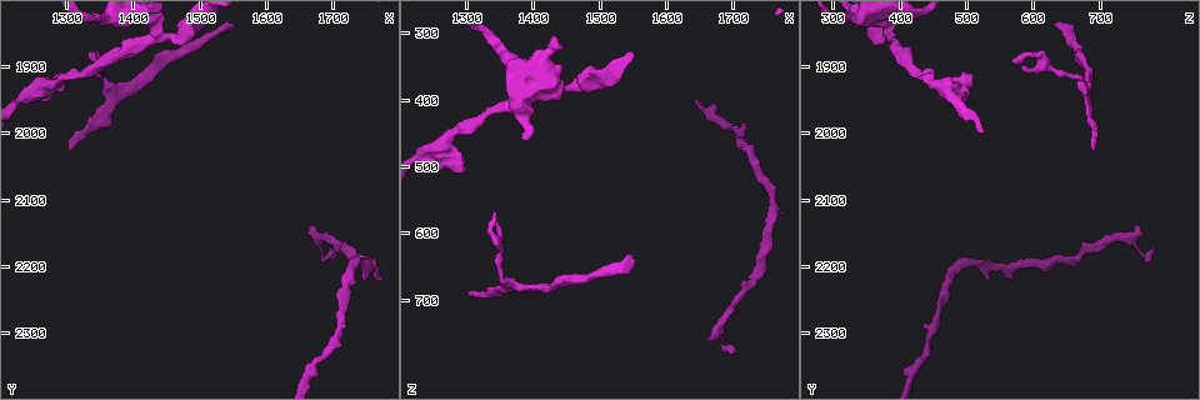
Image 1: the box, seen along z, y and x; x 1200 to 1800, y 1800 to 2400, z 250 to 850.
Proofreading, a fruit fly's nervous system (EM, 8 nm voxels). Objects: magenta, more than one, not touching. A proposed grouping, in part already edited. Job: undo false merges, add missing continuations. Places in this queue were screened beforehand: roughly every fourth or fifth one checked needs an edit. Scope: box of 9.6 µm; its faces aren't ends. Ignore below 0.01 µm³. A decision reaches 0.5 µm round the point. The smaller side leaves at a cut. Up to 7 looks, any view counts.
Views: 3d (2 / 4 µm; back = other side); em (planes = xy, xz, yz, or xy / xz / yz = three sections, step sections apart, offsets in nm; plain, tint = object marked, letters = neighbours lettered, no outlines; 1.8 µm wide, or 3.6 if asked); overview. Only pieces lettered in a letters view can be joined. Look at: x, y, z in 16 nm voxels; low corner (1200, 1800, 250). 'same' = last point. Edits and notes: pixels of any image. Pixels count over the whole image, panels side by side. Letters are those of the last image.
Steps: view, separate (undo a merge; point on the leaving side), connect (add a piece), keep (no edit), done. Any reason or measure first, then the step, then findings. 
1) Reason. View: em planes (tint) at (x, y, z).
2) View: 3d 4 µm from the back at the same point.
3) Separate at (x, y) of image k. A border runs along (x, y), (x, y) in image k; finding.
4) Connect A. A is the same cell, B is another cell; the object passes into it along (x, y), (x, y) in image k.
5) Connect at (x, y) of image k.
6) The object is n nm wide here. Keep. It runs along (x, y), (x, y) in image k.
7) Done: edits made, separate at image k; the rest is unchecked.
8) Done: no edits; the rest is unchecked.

Thin end. View: em planes (letters) at (1345, 1900, 585).

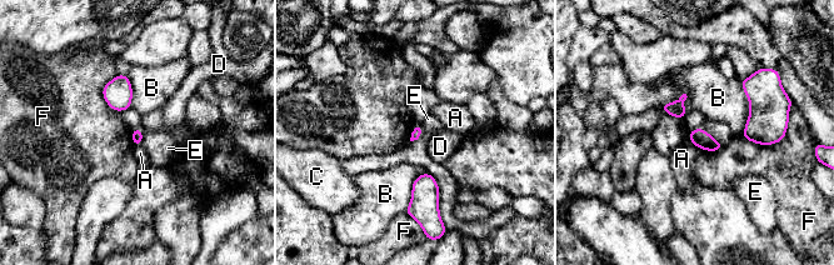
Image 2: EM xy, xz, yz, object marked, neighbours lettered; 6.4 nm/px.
Keep. A, B, C, D, E and F are other cells; no lettered piece goes on from it.

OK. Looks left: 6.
Three-way junction. View: em 3.6 µm planes (tint) at (1430, 1850, 380).

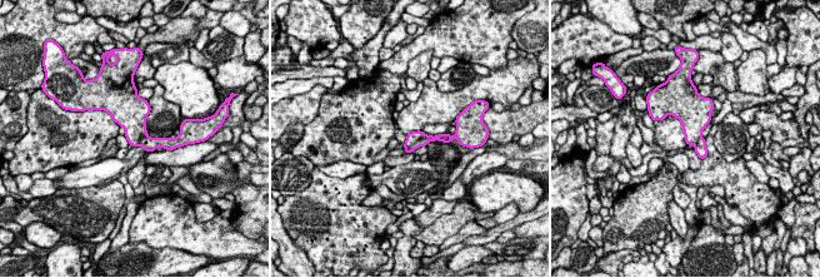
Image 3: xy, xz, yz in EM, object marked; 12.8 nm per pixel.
What lies round it. View: em 3.6 µm planes (letters) at the same point.

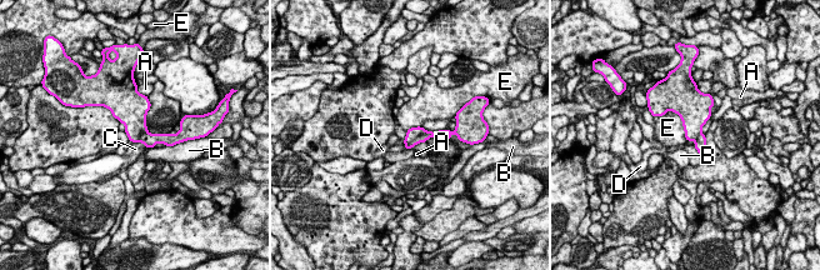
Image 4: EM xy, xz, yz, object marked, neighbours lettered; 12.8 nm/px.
Separate at (423, 138) of image 4. A, B, C, D and E are other cells; the part that leaves runs along (446, 131), (428, 134), (410, 145) in image 4; a second cell is stuck on.

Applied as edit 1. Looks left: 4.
Branch stops here. View: 3d 4 µm at (1665, 2140, 760).

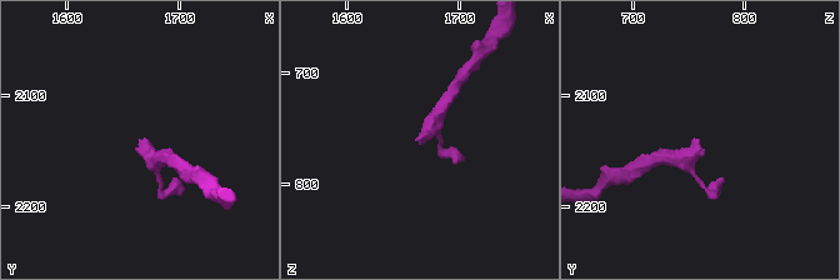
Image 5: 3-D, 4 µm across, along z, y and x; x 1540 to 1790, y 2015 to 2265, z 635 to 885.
Now the EM. View: em xz step 16 (letters) at (1664, 2138, 758).

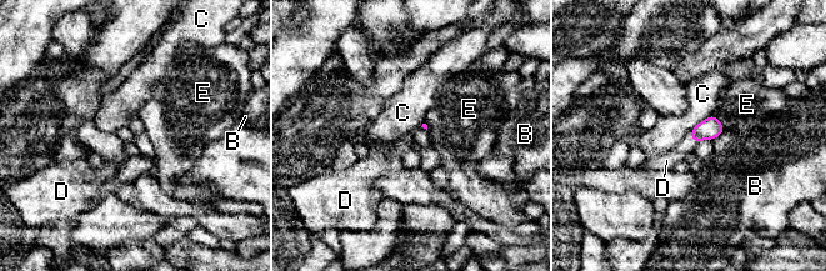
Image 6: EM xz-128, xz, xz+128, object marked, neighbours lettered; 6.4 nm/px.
Connect D. D is the same cell, B, C and E are other cells; the object passes into it along (709, 129), (691, 139), (666, 160) in image 6; the cell continues.

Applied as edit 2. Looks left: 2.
Done: edits made, separate at image 4, connect at image 6; the rest is unchecked.

